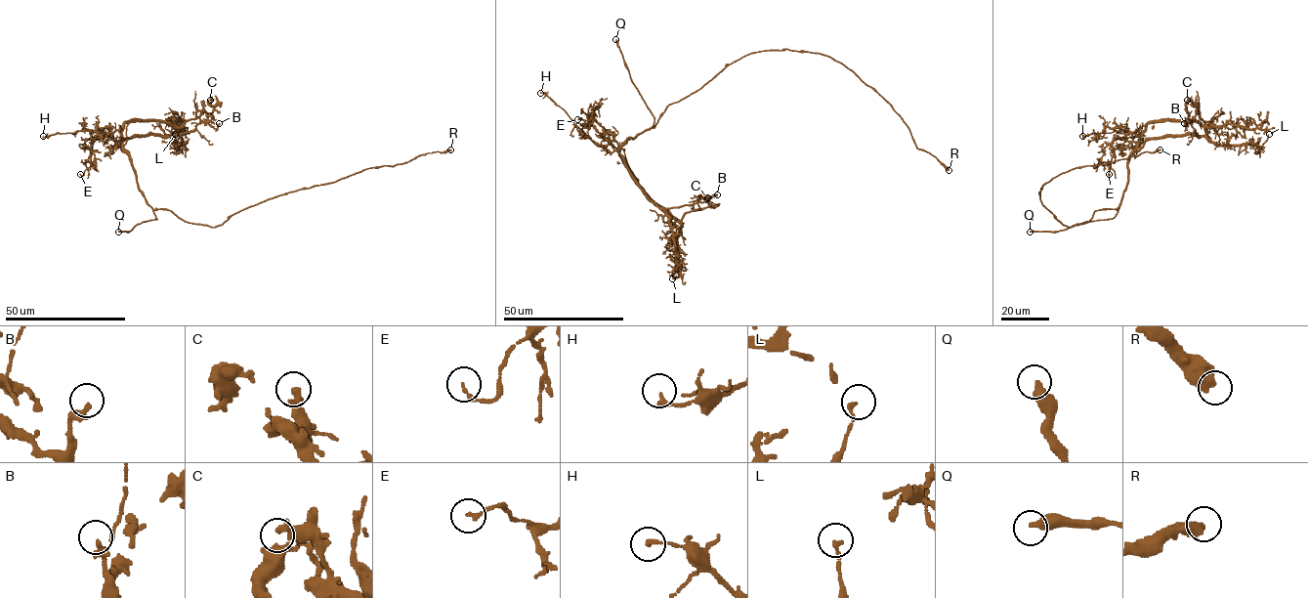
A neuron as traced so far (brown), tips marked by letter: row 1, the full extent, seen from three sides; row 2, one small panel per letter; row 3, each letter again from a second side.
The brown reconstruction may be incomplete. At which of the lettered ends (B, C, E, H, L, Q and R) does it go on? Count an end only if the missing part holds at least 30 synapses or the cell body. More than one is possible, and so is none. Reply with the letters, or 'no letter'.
Q

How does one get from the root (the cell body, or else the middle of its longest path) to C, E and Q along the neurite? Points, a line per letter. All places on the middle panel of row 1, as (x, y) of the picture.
C: (699, 88), (671, 104), (619, 153), (644, 191), (679, 221), (711, 206), (707, 197)
E: (699, 88), (671, 104), (654, 125), (635, 138), (630, 138), (618, 149), (588, 120), (577, 119)
Q: (699, 88), (671, 104), (652, 128), (654, 116), (631, 80), (615, 39)

